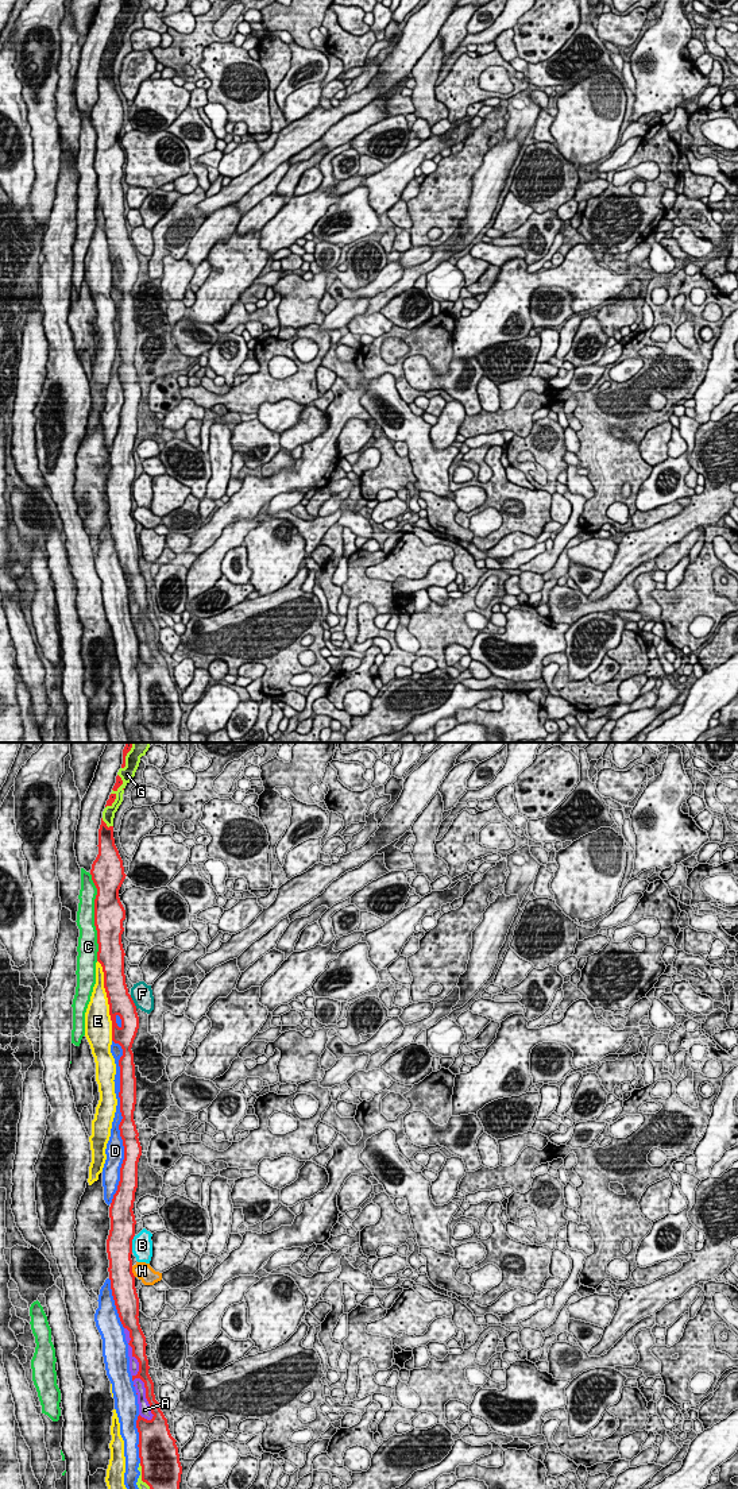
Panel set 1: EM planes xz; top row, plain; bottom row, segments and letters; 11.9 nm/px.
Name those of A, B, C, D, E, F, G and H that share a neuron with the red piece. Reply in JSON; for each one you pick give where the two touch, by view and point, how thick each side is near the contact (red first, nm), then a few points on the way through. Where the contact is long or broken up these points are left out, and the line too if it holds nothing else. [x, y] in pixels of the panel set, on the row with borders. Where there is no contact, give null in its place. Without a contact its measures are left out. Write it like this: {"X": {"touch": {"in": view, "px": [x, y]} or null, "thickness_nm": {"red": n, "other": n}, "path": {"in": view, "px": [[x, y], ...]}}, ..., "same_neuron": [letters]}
{"D": {"touch": {"in": "xz", "px": [122, 1121]}, "thickness_nm": {"red": 220, "other": 160}}, "same_neuron": ["D"]}

